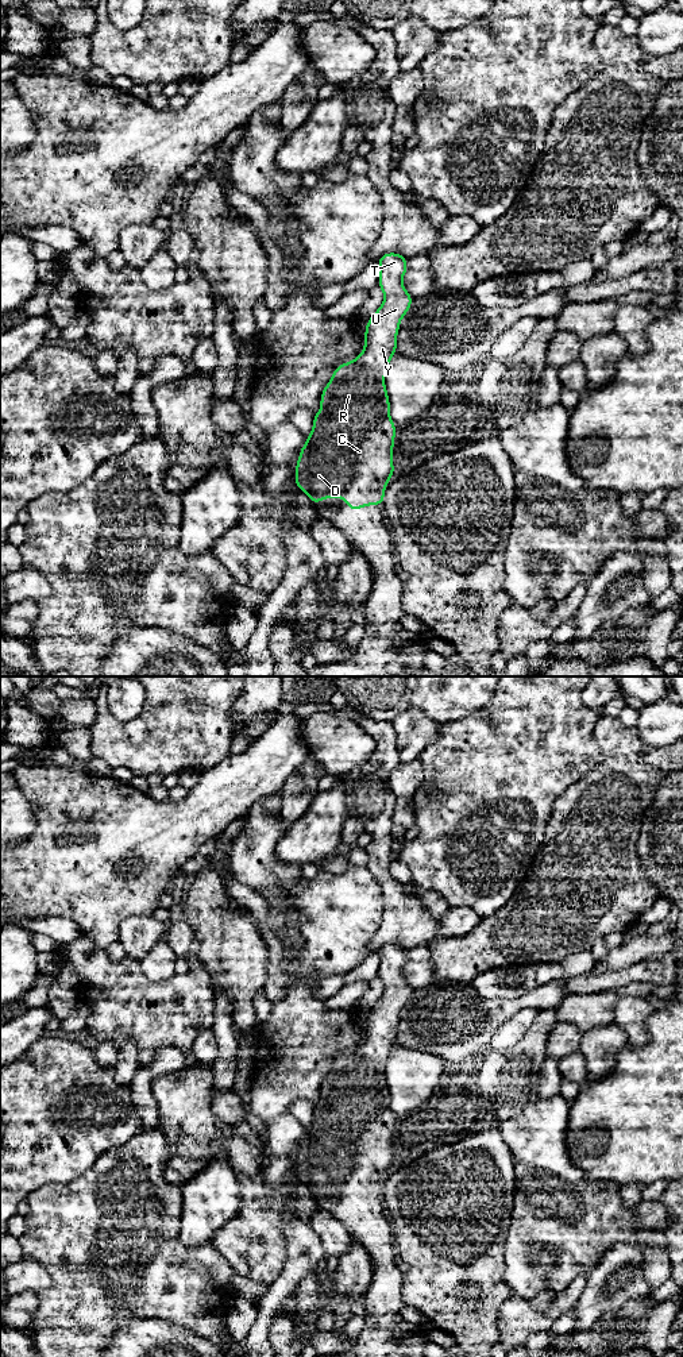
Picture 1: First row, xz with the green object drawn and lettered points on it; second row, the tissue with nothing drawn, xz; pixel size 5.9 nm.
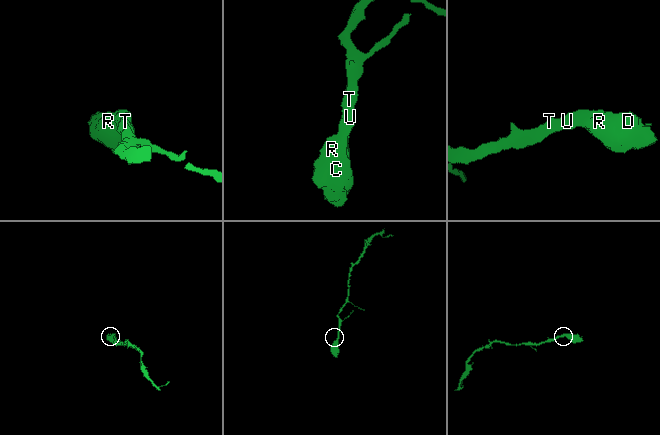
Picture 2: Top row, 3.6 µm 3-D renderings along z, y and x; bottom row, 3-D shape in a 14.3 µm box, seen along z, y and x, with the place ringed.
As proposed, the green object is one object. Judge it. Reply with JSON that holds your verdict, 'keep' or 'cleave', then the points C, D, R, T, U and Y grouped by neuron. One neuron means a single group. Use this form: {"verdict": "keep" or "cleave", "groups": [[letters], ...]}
{"verdict": "keep", "groups": [["C", "D", "R", "T", "U", "Y"]]}

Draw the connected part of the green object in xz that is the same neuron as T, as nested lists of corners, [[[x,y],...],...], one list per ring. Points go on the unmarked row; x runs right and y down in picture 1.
[[[395,944],[383,945],[378,951],[378,978],[385,988],[367,1013],[364,1040],[358,1049],[335,1060],[321,1084],[321,1099],[315,1105],[313,1119],[301,1138],[294,1163],[297,1179],[313,1195],[324,1190],[344,1190],[352,1203],[363,1198],[383,1196],[385,1180],[394,1165],[395,1129],[385,1067],[397,1042],[400,1014],[412,996],[412,987],[402,976],[402,968],[408,963],[406,951]]]

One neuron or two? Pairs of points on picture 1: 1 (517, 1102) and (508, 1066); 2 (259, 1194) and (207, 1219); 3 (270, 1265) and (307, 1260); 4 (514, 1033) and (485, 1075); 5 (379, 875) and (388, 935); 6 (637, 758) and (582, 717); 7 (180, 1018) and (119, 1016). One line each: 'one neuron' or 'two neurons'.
1: one neuron
2: two neurons
3: two neurons
4: two neurons
5: one neuron
6: two neurons
7: one neuron

